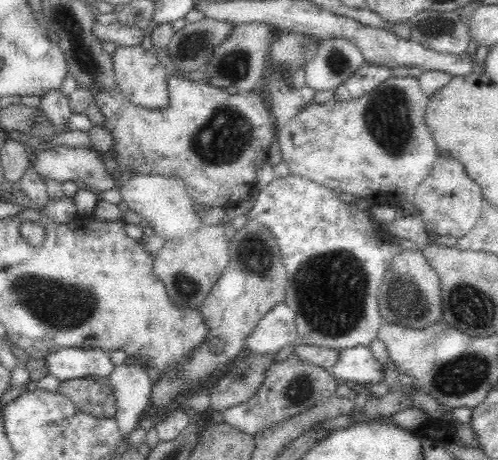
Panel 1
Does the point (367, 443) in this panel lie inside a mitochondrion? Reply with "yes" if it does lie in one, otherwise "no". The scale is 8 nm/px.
no

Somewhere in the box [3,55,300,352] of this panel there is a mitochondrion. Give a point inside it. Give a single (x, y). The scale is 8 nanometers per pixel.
(56, 304)

